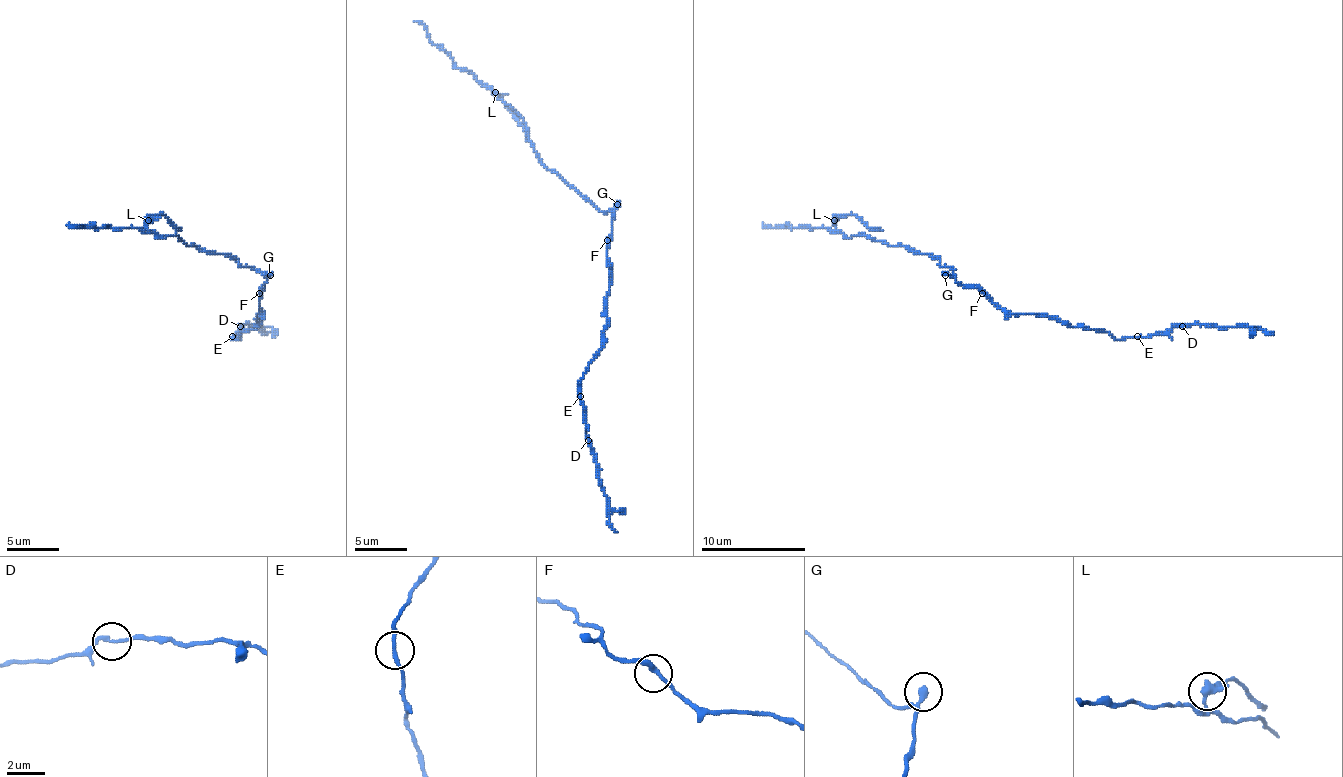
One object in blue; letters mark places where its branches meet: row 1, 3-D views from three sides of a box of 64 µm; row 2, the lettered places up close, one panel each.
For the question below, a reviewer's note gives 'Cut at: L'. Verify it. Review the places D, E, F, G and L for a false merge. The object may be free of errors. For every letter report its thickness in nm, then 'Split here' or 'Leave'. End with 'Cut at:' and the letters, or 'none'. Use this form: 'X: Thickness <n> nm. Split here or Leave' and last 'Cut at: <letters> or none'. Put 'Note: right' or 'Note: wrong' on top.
Note: right
D: Thickness 180 nm. Leave
E: Thickness 180 nm. Leave
F: Thickness 240 nm. Leave
G: Thickness 260 nm. Leave
L: Thickness 280 nm. Split here
Cut at: L

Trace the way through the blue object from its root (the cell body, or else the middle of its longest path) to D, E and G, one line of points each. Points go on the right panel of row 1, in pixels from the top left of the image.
D: (982, 290), (1013, 314), (1057, 316), (1073, 327), (1104, 329), (1117, 340), (1164, 334), (1182, 327)
E: (982, 290), (995, 303), (1013, 314), (1057, 316), (1073, 327), (1104, 329), (1117, 340), (1138, 337)
G: (982, 290), (963, 288), (950, 275), (945, 275)

